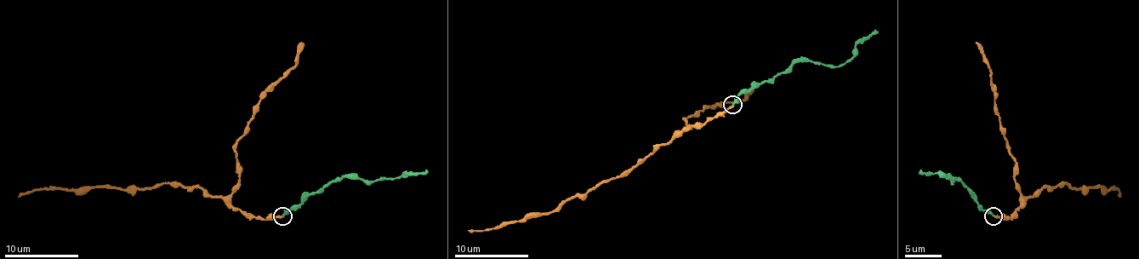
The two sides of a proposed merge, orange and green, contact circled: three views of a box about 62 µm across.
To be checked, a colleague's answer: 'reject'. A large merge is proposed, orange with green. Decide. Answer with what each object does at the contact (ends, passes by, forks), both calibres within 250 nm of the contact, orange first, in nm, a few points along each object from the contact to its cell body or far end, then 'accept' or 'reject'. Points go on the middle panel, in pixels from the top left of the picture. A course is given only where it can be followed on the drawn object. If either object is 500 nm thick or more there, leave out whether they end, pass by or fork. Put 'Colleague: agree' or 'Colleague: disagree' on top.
Colleague: disagree
orange ends | green ends | 240/280 nm | orange via (733, 106), (552, 211), (469, 232) | green via (733, 104), (742, 93), (770, 82), (794, 63), (817, 61), (840, 67), (853, 56), (853, 48), (877, 31) | accept

